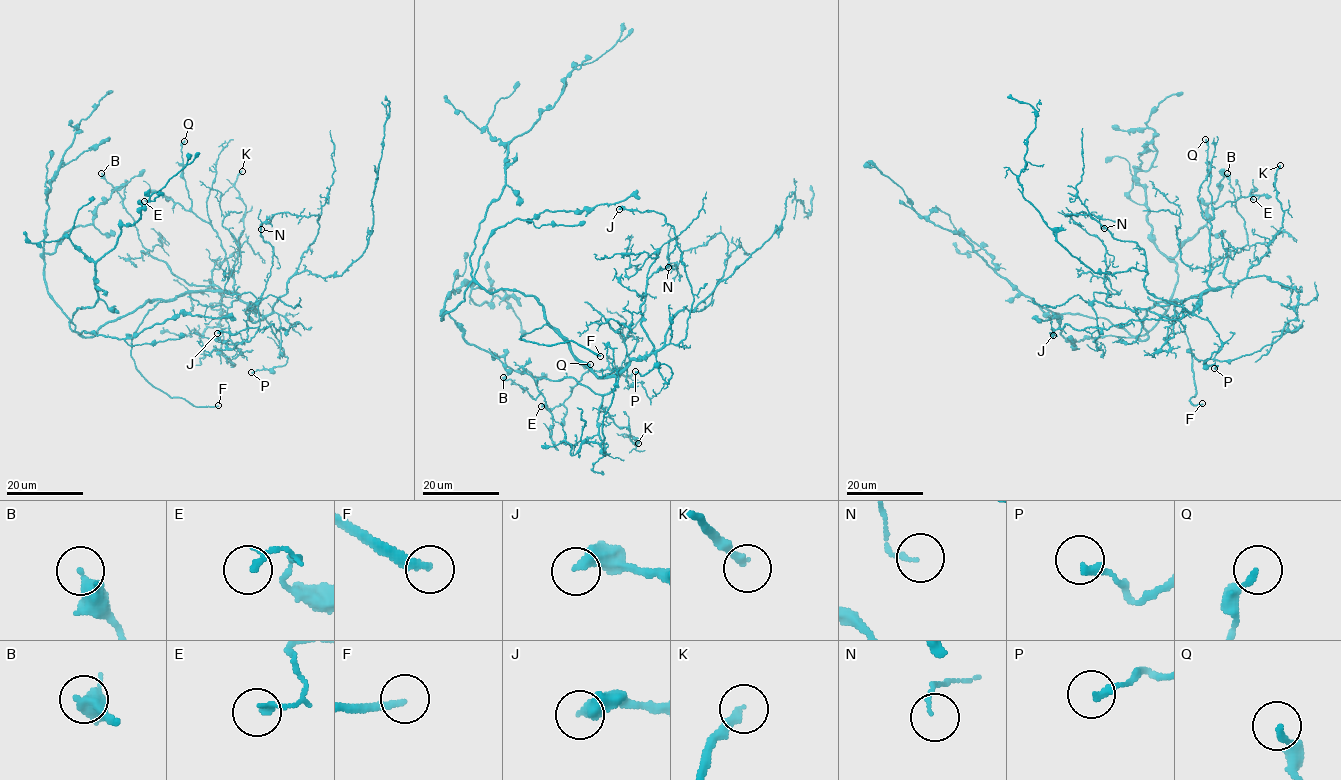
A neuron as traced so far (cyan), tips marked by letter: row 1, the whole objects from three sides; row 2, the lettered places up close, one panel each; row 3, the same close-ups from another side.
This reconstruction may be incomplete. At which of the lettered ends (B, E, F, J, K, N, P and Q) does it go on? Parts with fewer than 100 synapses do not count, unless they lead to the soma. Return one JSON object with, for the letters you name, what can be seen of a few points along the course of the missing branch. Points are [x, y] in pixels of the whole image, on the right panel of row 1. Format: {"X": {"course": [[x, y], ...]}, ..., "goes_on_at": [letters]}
{"F": {"course": [[1202, 403], [1191, 387]]}, "goes_on_at": ["F"]}

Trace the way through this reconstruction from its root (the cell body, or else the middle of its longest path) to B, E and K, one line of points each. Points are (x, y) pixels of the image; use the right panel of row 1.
B: (1190, 296), (1233, 286), (1238, 282), (1230, 283), (1224, 276), (1226, 253), (1240, 251), (1248, 238), (1227, 173)
E: (1190, 296), (1220, 289), (1211, 288), (1206, 282), (1213, 209), (1247, 197), (1252, 189), (1255, 189), (1253, 199)
K: (1190, 296), (1233, 286), (1268, 252), (1282, 225), (1283, 211), (1275, 186), (1276, 171), (1280, 165)

